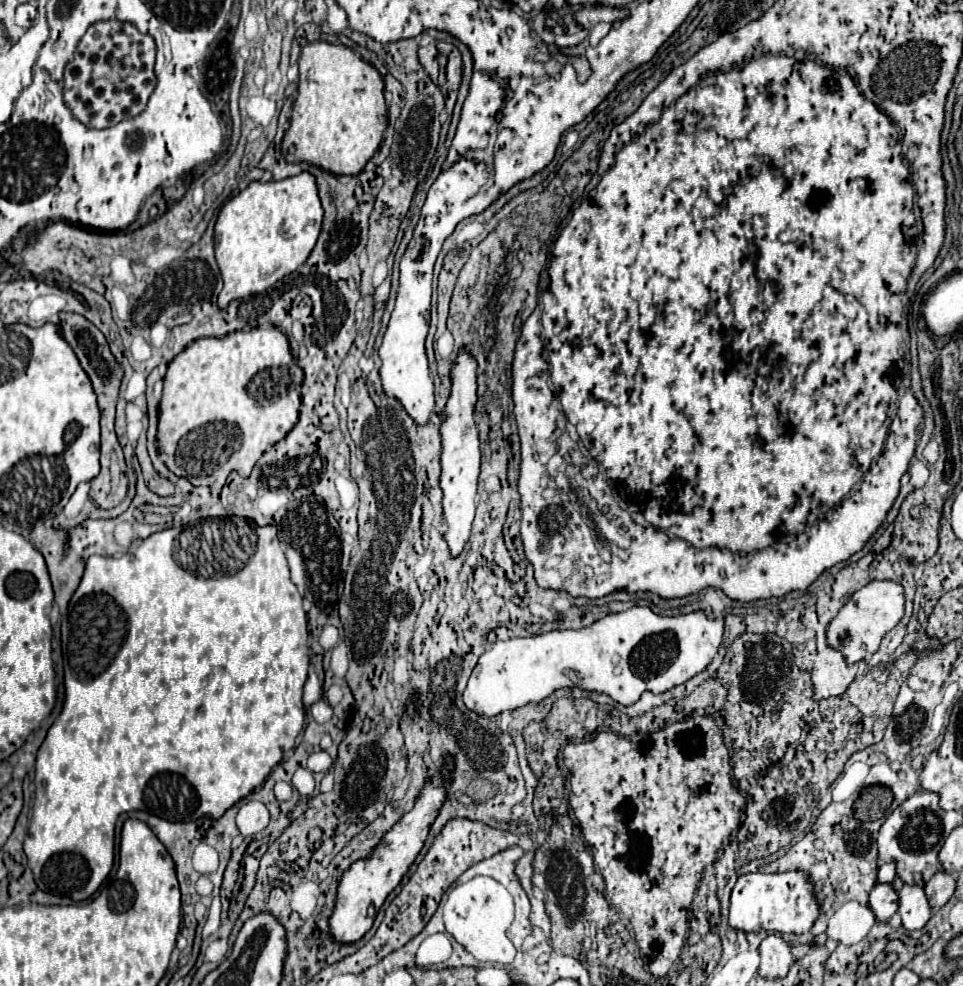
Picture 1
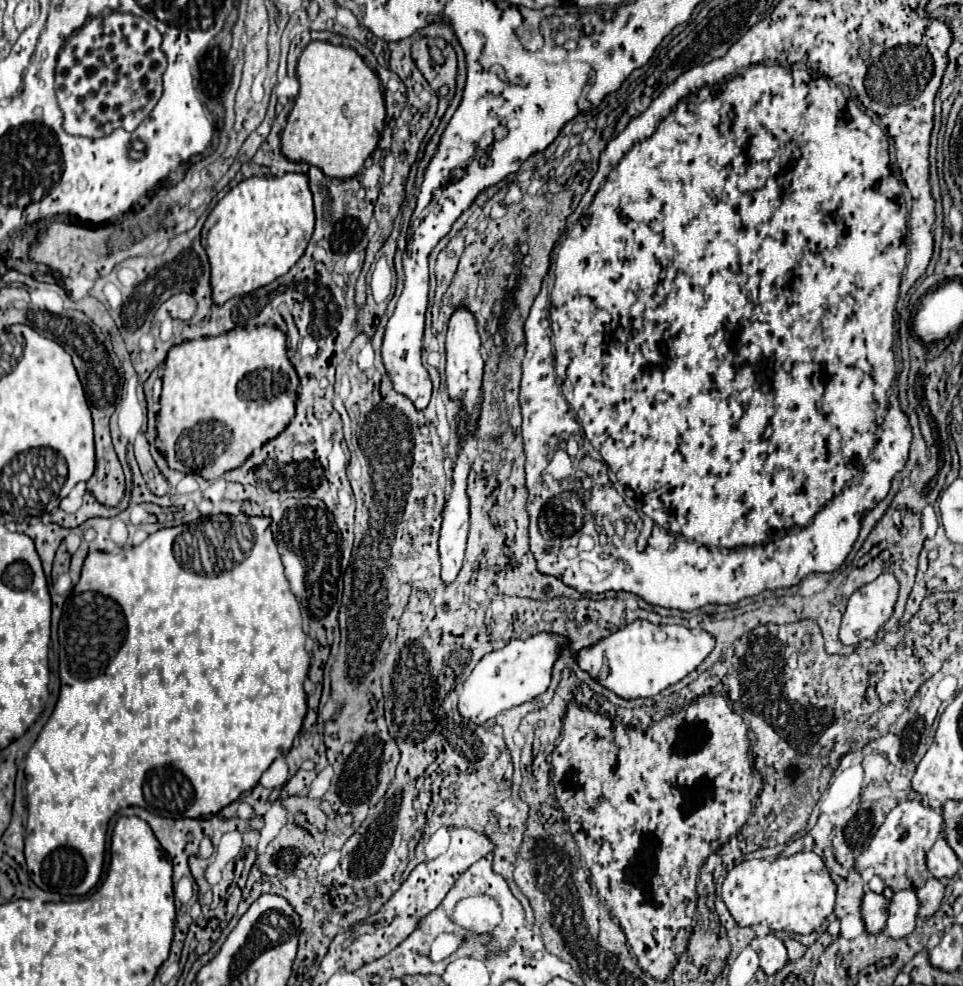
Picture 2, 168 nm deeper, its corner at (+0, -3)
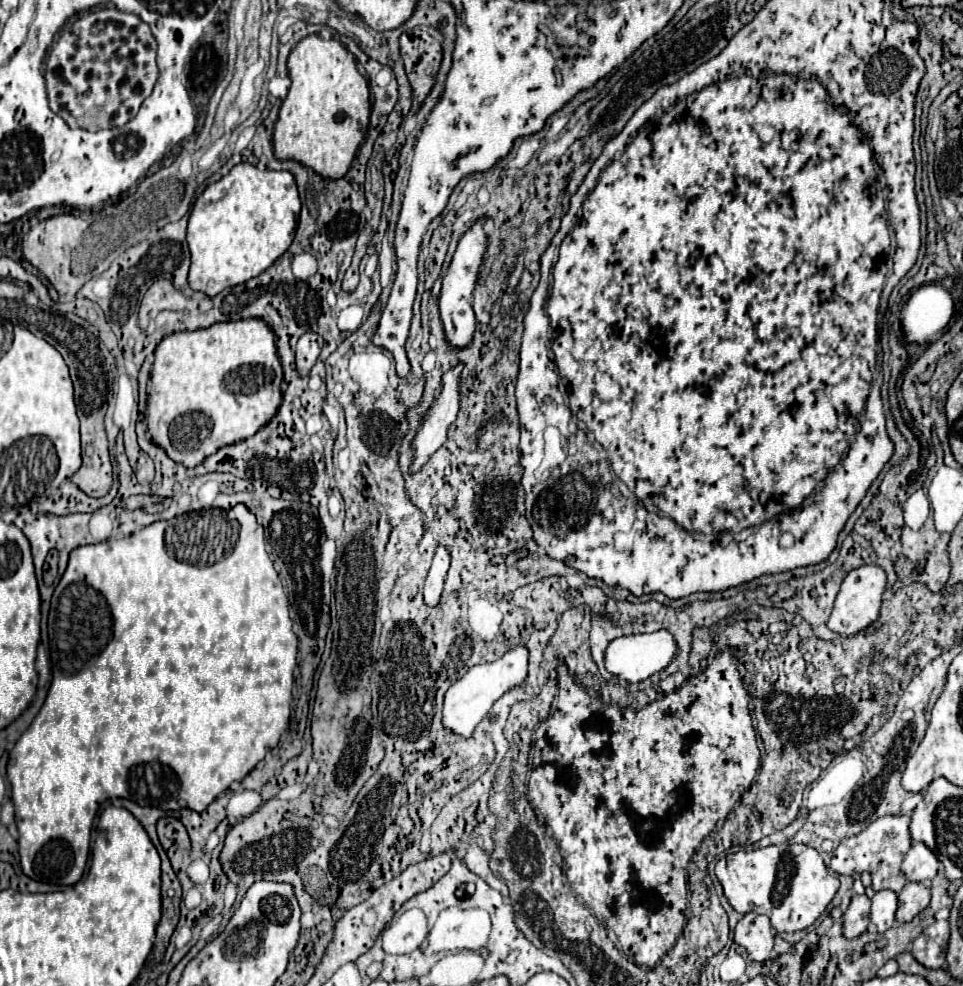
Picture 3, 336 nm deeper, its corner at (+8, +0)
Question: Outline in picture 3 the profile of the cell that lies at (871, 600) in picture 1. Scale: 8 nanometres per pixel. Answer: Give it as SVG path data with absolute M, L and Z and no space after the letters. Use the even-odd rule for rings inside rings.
M861 565L859 569L853 569L845 577L845 581L837 593L835 607L833 607L833 613L827 623L829 629L839 635L855 635L855 633L867 629L871 623L875 623L879 619L885 585L887 585L887 577L885 577L883 569L879 569L877 565Z

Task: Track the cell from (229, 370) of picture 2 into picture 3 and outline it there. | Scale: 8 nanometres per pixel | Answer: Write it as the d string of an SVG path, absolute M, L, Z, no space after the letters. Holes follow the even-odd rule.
M261 319L171 333L155 349L145 413L147 429L173 461L195 467L217 449L243 441L267 425L281 405L281 381L275 335Z

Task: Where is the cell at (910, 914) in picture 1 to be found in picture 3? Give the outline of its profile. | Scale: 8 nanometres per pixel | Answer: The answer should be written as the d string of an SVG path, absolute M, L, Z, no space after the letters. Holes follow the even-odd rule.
M877 891L871 899L871 923L879 933L887 931L895 923L897 895L893 891Z

